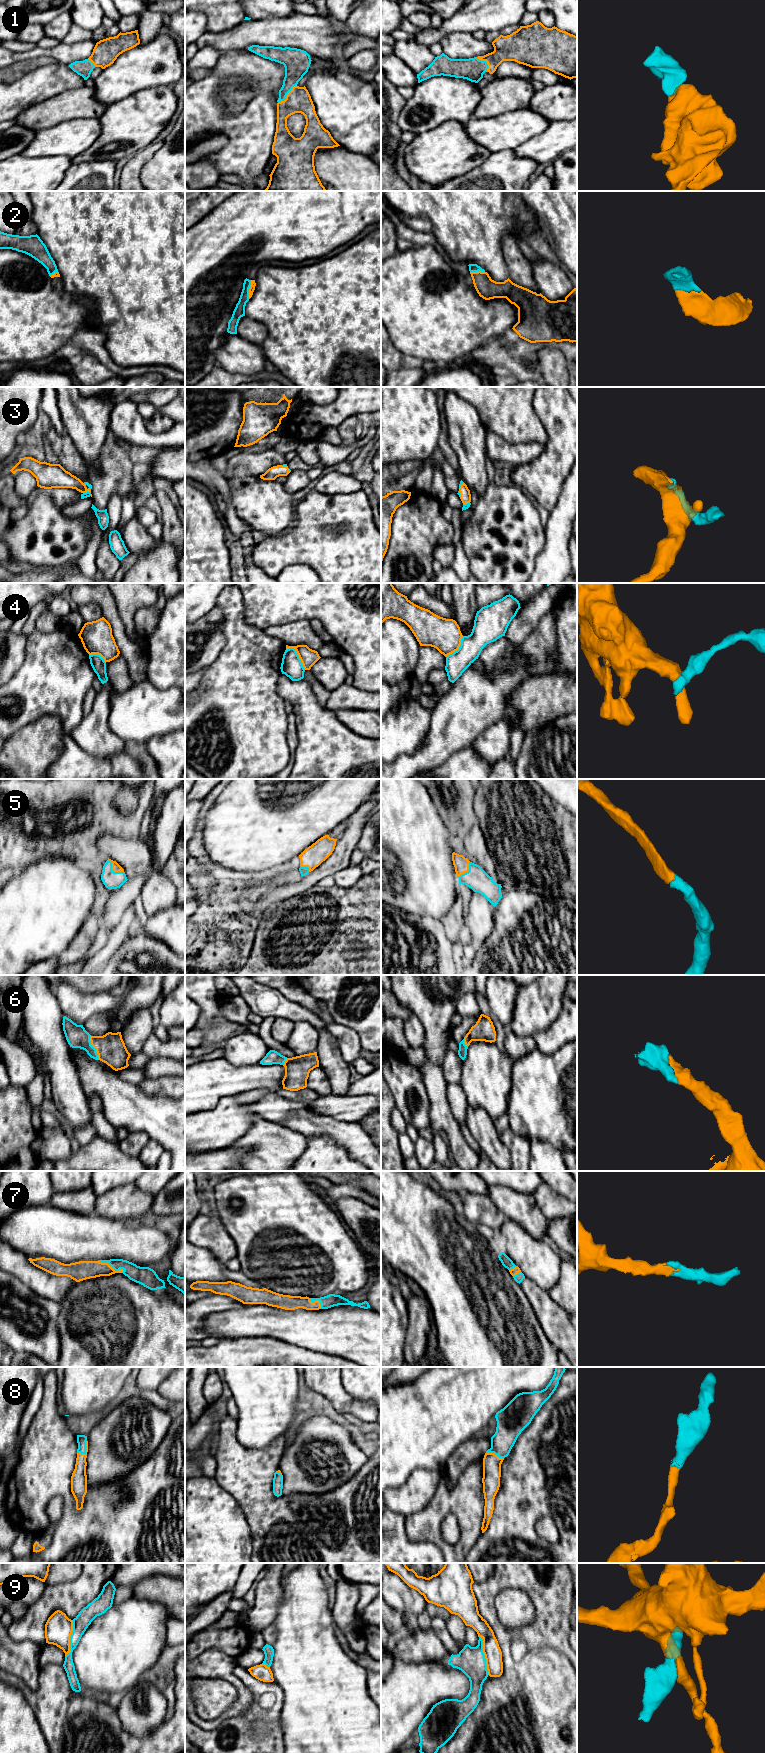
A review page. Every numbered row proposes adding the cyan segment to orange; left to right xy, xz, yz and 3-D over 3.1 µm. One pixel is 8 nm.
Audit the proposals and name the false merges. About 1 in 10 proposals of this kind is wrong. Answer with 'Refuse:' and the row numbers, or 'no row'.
Refuse: 4, 9

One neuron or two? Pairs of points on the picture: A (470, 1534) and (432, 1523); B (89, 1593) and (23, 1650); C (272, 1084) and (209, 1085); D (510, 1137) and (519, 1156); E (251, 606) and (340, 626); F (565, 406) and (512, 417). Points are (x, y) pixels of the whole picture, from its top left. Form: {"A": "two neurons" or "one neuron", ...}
{"A": "one neuron", "B": "two neurons", "C": "one neuron", "D": "one neuron", "E": "one neuron", "F": "two neurons"}

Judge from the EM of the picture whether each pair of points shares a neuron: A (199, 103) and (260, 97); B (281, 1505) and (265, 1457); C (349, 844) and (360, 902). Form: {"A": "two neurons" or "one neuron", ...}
{"A": "one neuron", "B": "one neuron", "C": "two neurons"}

